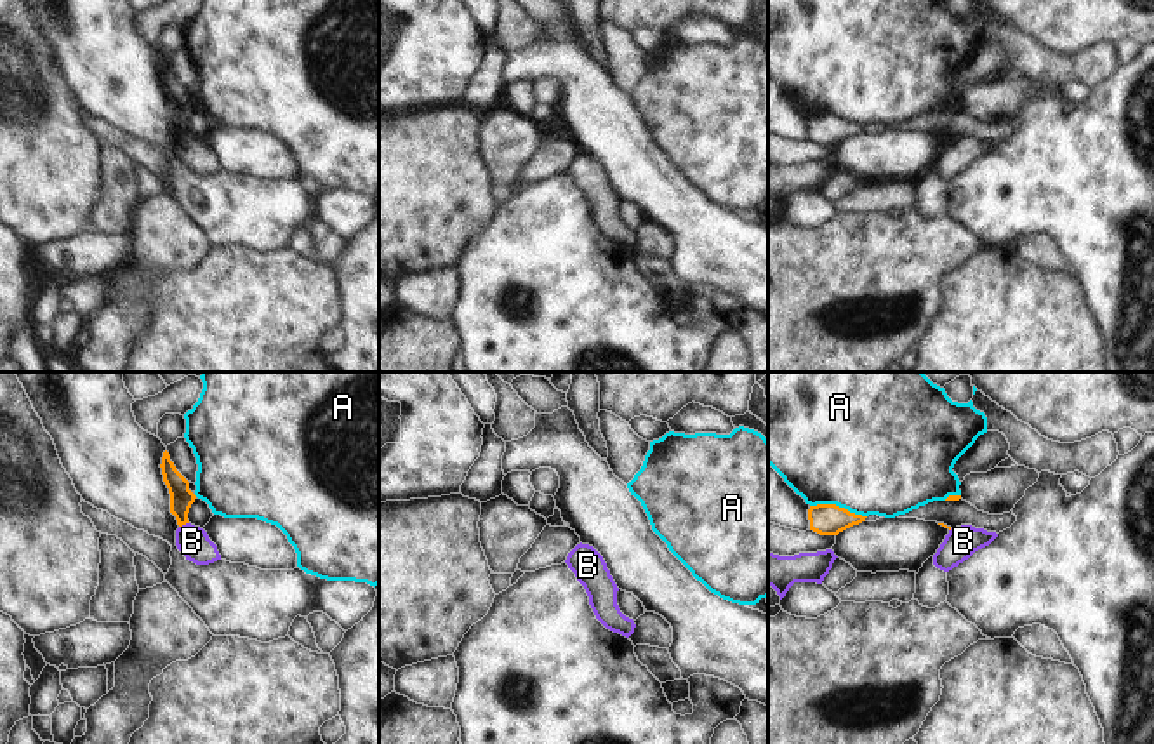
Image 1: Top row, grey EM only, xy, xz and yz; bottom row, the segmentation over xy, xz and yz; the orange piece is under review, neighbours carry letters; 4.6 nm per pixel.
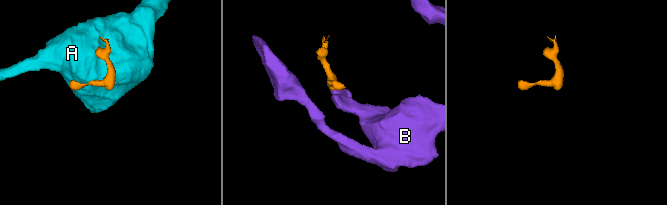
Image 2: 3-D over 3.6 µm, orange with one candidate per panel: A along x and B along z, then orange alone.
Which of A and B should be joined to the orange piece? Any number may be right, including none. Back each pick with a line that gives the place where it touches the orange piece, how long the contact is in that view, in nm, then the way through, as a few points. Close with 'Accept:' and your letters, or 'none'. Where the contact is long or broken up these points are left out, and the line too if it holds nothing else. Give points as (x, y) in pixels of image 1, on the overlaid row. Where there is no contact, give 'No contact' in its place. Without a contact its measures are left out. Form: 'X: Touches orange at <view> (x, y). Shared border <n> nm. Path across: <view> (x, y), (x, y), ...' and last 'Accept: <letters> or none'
Accept: none

